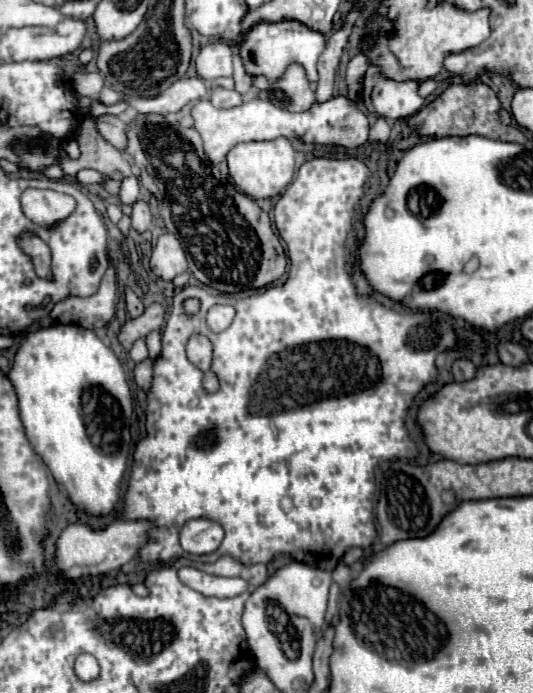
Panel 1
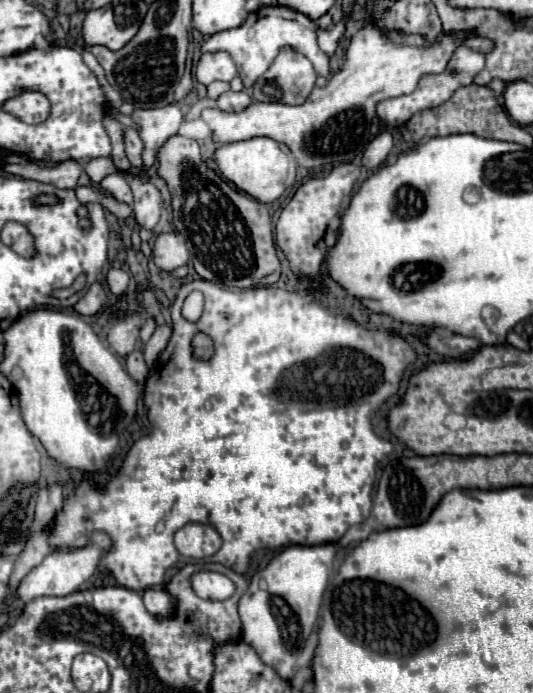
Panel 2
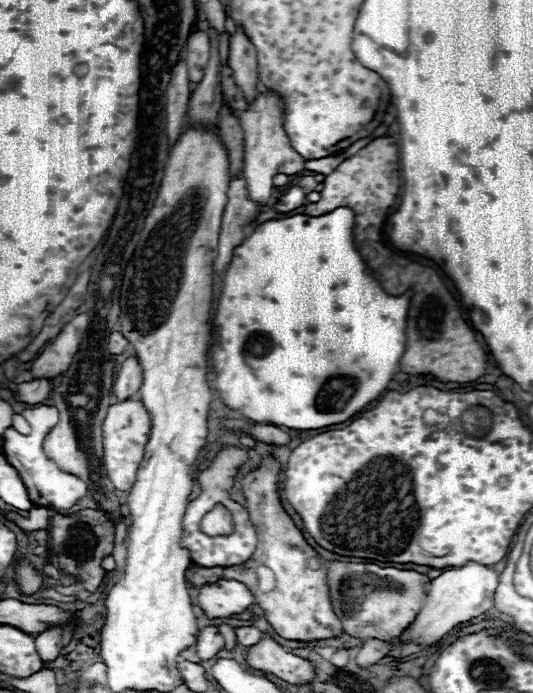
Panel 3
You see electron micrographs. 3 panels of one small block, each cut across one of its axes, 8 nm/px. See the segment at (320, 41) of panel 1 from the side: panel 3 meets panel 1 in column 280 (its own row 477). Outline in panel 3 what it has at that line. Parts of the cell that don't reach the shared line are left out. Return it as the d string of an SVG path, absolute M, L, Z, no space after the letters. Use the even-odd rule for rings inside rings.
M40 404L40 406L34 406L30 410L24 410L22 416L28 420L28 424L32 428L30 434L20 434L14 428L8 428L2 434L2 450L4 450L8 464L12 464L18 470L18 474L20 474L20 478L28 490L28 496L36 506L46 506L52 510L72 508L76 504L76 500L86 496L86 486L80 478L58 470L58 466L50 458L46 458L44 448L42 448L46 434L58 424L58 410L52 406Z

